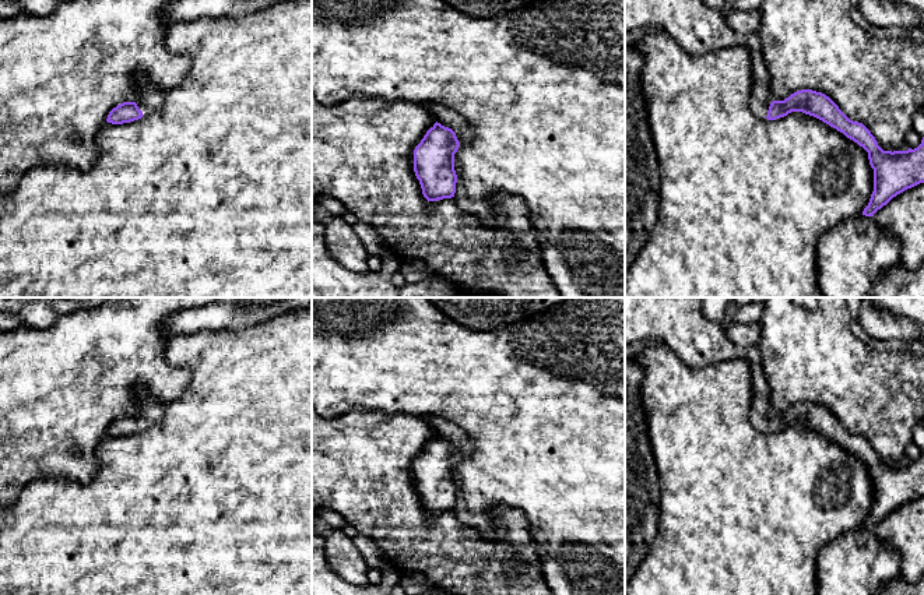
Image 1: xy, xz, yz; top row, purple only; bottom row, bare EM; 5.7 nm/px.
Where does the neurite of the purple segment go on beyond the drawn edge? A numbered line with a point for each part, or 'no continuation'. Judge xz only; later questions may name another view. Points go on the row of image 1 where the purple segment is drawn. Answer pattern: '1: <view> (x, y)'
1: xz (464, 133)

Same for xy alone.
1: xy (150, 98)

